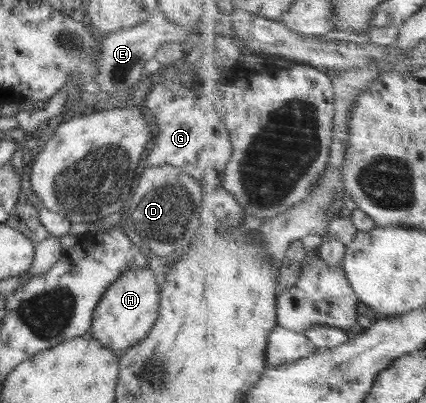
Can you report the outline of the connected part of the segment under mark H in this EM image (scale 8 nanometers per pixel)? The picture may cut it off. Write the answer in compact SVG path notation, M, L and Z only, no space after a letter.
M149 266L122 273L97 303L91 316L92 326L89 335L116 352L122 352L120 350L141 342L159 317L160 291L161 285L158 284L156 273Z

